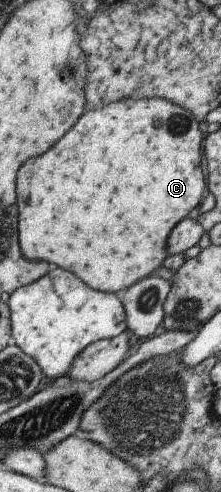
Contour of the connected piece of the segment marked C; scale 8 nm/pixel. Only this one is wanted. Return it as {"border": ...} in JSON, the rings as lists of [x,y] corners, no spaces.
{"border":[[[119,98],[85,112],[45,154],[31,158],[17,172],[17,224],[23,258],[63,266],[101,292],[125,291],[147,277],[163,264],[169,230],[200,205],[205,190],[200,145],[201,132],[193,114],[161,98]]]}

